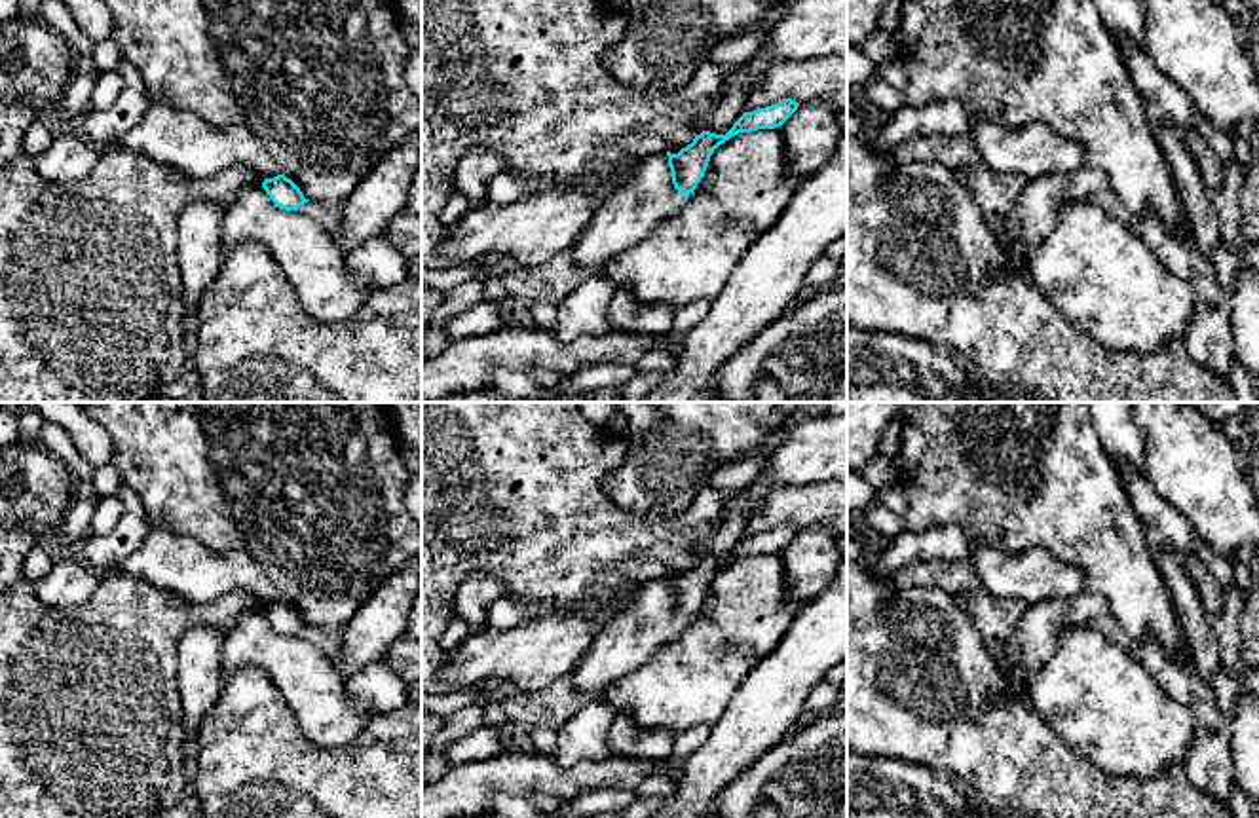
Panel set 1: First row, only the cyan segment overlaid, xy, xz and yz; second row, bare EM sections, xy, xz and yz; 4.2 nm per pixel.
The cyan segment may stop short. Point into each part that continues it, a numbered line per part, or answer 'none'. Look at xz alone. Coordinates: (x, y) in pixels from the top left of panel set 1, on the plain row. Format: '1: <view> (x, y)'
1: xz (646, 621)

